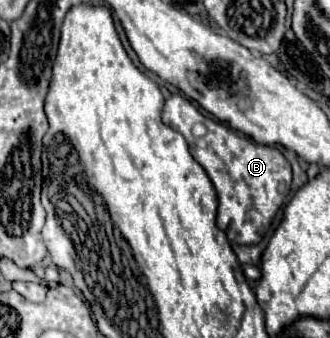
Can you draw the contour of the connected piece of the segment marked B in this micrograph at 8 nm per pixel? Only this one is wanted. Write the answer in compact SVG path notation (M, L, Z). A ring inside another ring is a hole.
M171 95L165 101L163 123L181 133L189 145L193 159L205 169L213 181L219 197L217 223L227 233L227 239L237 245L255 245L269 229L275 213L285 203L287 189L291 187L291 165L277 147L259 145L249 137L241 137L231 127L205 117L197 107L181 97ZM203 123L207 127L205 137L193 135L193 125Z

